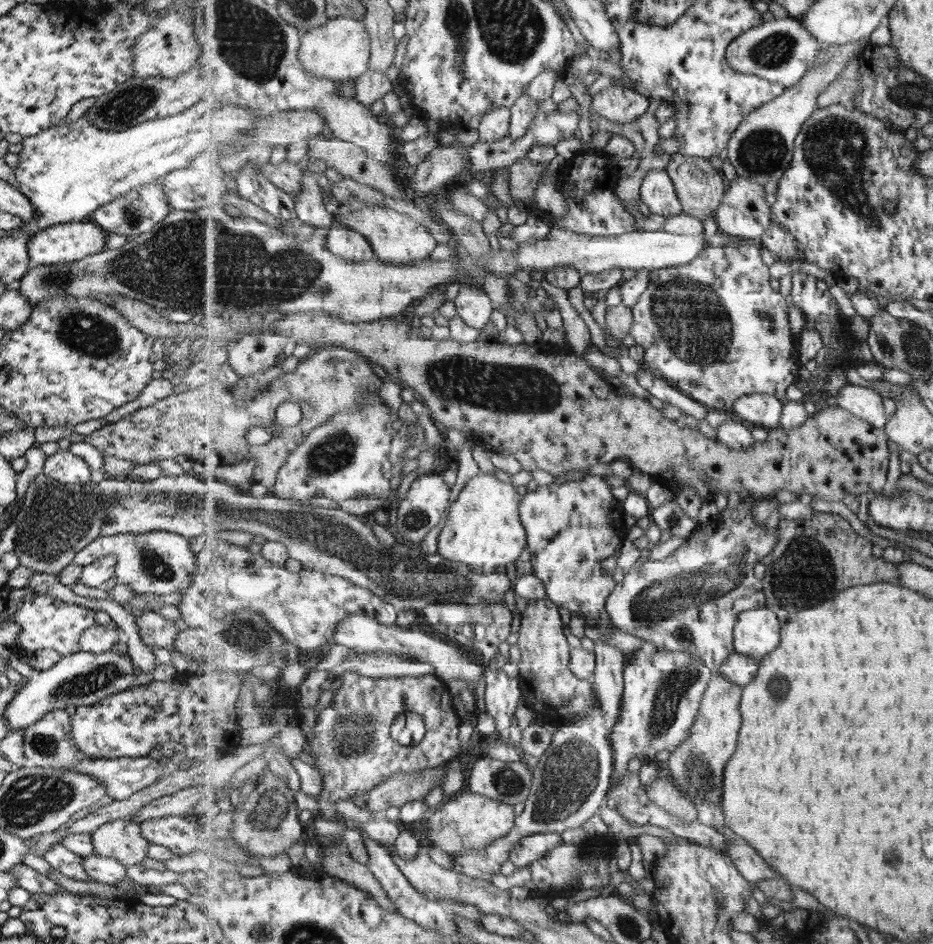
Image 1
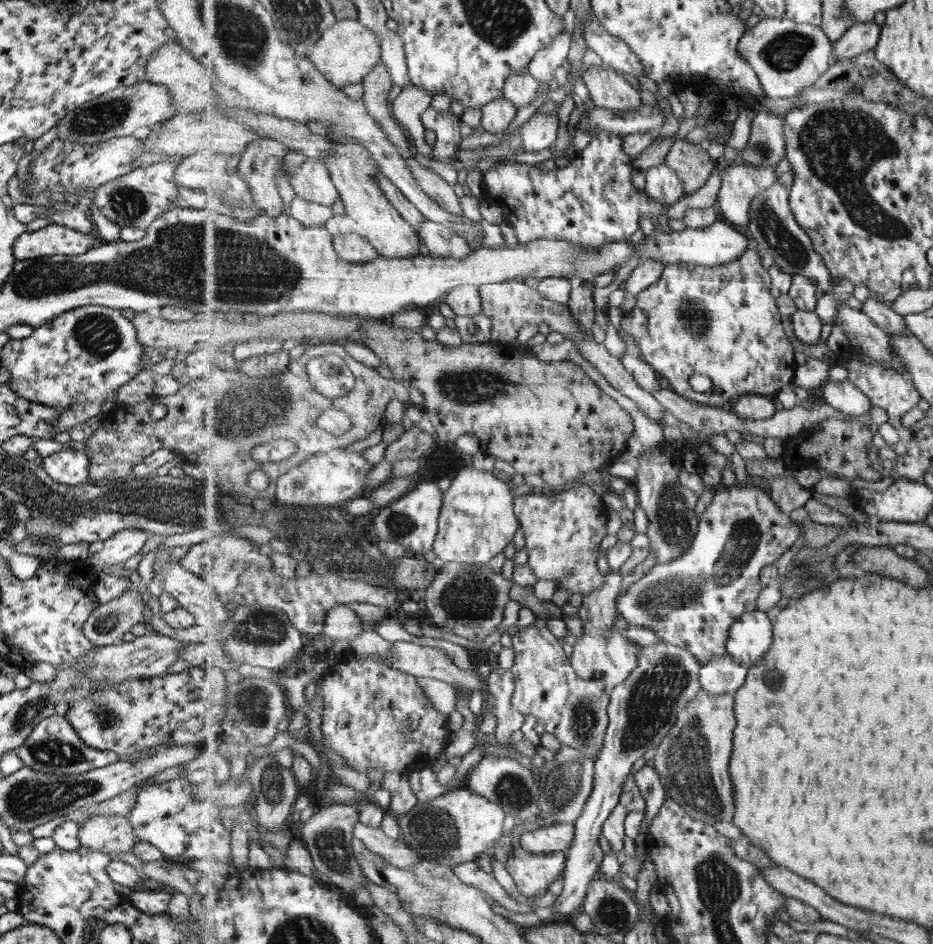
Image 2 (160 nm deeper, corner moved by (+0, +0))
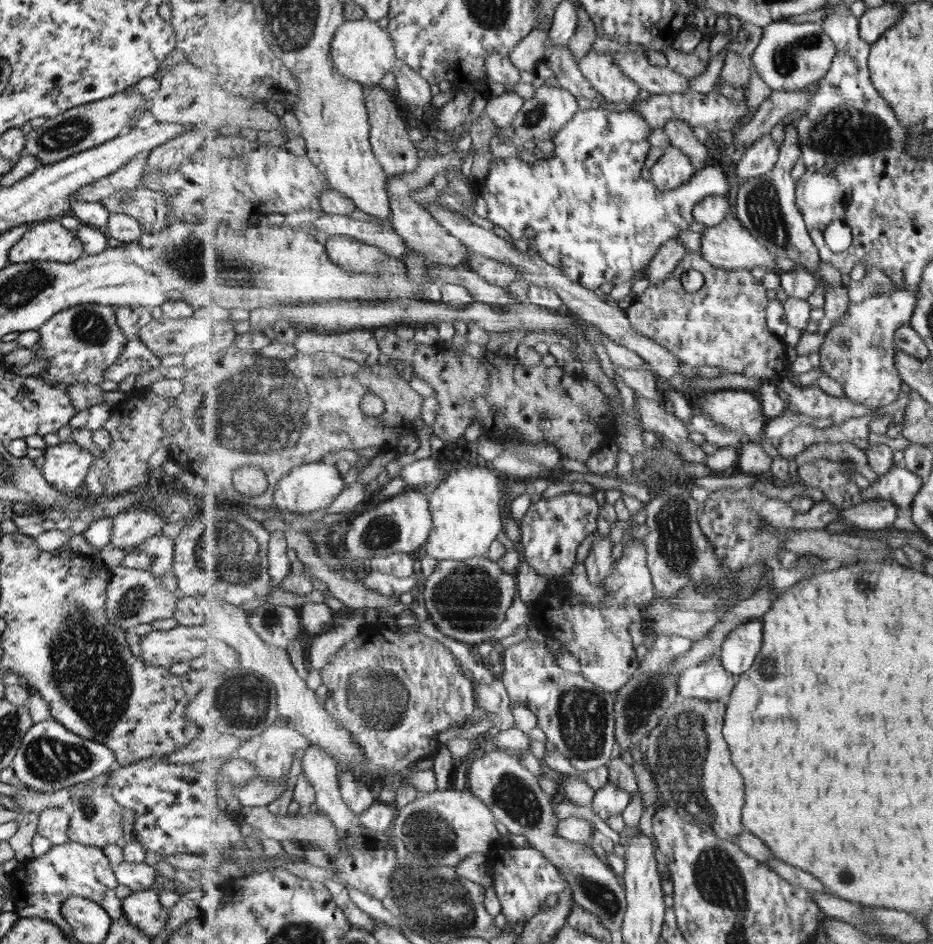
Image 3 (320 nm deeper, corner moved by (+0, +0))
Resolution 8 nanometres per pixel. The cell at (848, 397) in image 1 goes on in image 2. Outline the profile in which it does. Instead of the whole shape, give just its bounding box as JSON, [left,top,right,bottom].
[822,380,871,420]

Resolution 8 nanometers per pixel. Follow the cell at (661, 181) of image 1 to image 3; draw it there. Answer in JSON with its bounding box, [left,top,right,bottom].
[652,147,696,190]

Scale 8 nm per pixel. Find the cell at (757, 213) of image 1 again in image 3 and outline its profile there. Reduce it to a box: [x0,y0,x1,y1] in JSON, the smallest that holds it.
[735,135,780,185]

